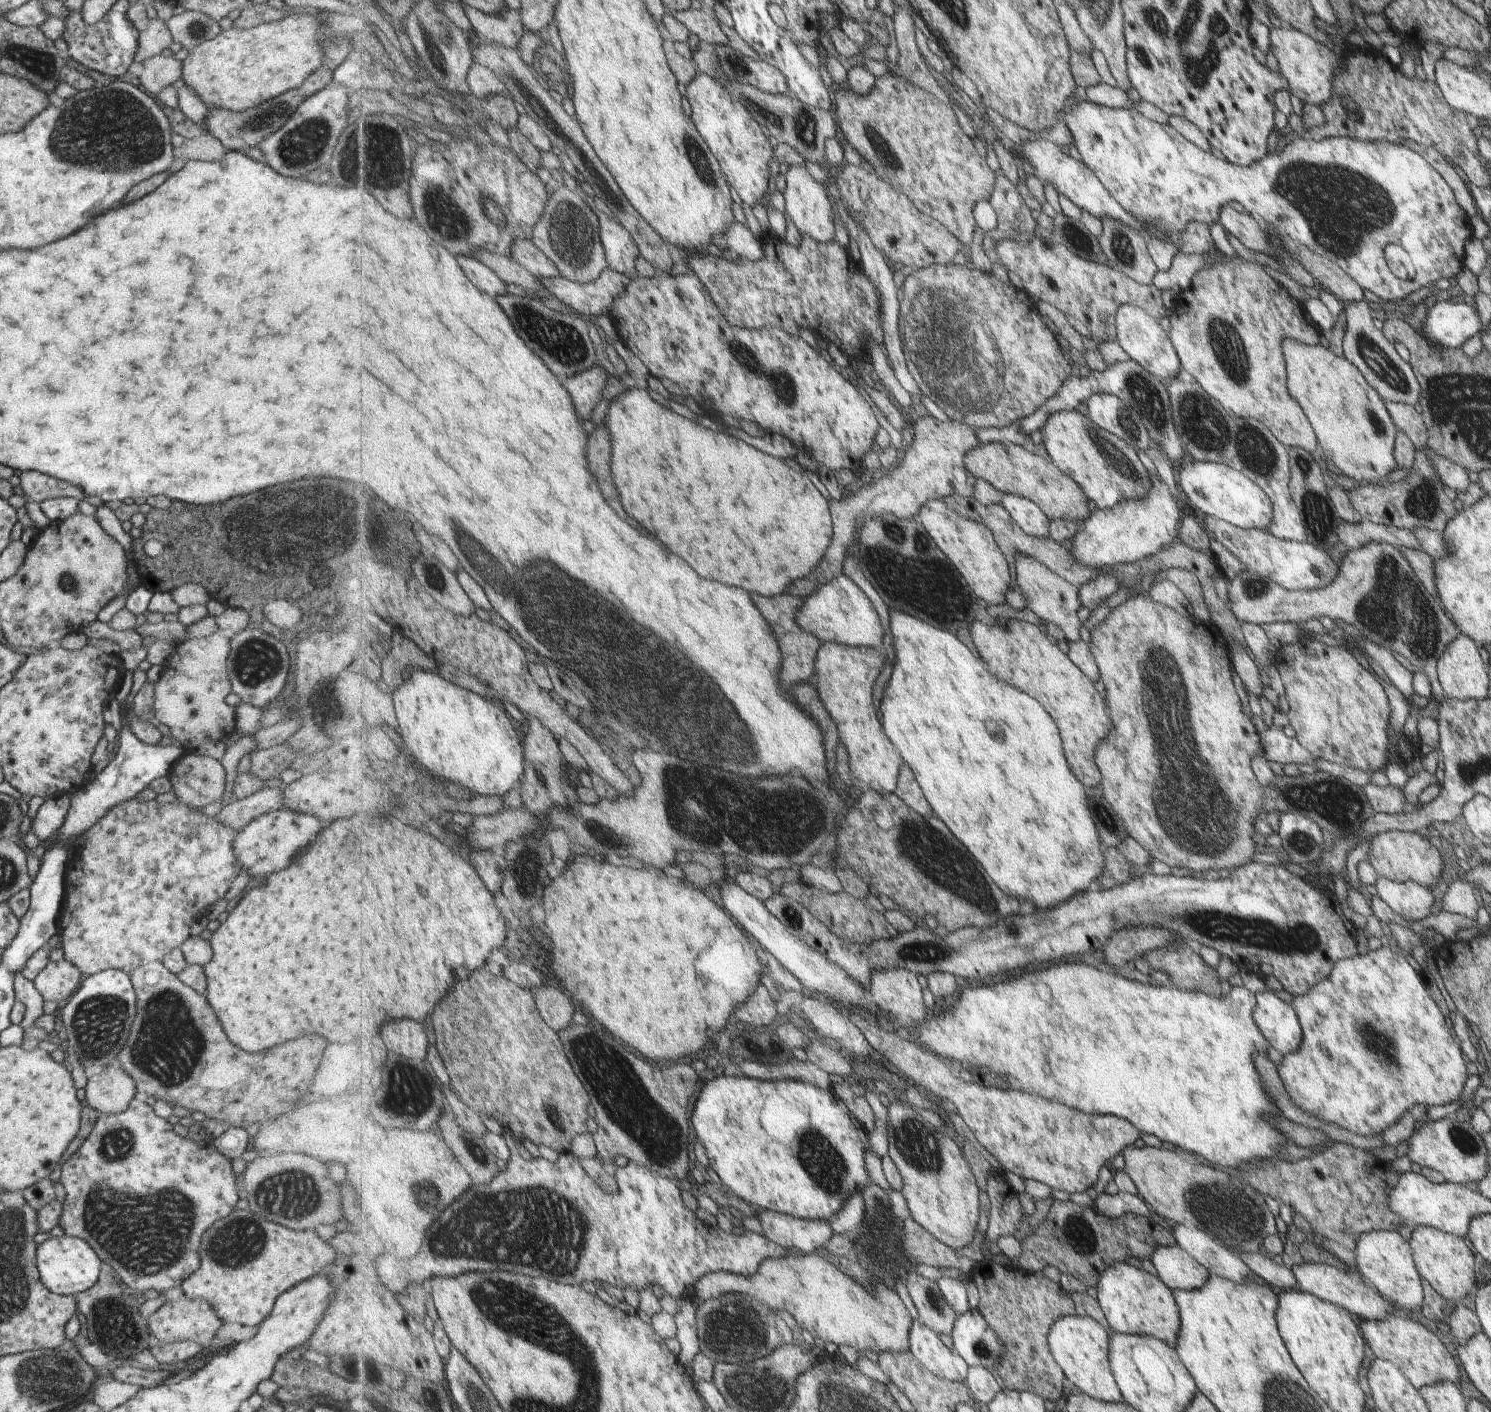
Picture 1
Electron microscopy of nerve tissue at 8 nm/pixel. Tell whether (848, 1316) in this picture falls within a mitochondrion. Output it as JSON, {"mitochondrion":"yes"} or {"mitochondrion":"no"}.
{"mitochondrion":"no"}

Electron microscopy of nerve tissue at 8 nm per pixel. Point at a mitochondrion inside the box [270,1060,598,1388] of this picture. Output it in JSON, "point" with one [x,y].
{"point":[542,1219]}

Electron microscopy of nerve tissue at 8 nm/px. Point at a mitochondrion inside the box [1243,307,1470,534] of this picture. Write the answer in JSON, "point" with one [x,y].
{"point":[1377,361]}

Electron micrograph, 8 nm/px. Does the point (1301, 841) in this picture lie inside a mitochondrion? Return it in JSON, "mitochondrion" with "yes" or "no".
{"mitochondrion":"yes"}

